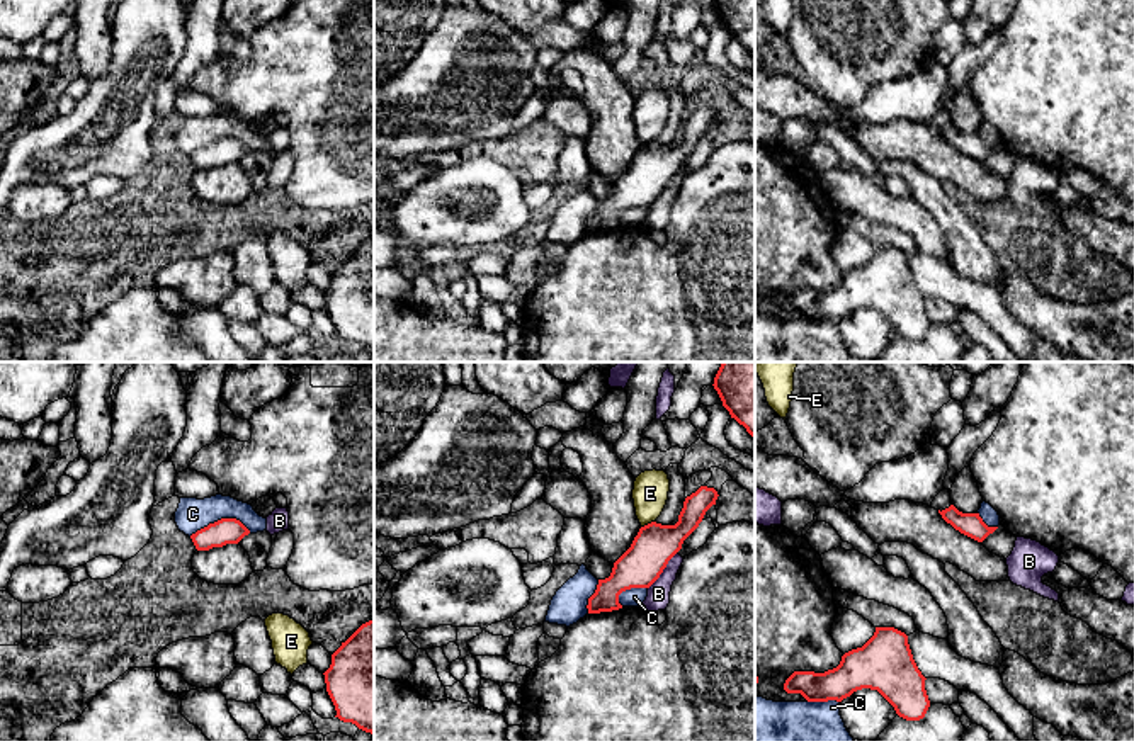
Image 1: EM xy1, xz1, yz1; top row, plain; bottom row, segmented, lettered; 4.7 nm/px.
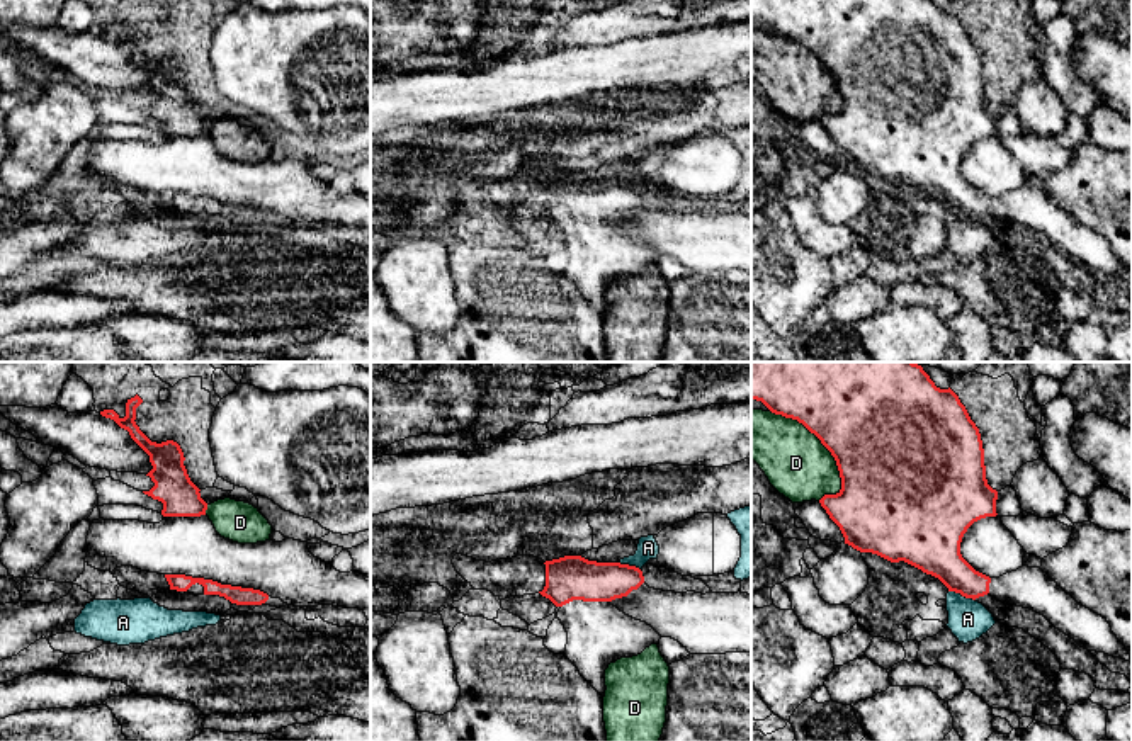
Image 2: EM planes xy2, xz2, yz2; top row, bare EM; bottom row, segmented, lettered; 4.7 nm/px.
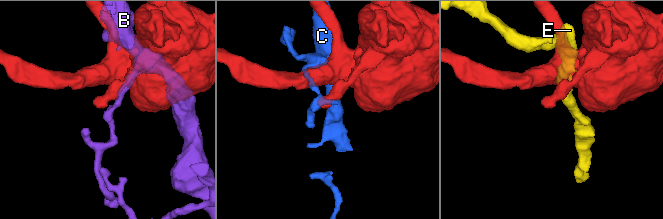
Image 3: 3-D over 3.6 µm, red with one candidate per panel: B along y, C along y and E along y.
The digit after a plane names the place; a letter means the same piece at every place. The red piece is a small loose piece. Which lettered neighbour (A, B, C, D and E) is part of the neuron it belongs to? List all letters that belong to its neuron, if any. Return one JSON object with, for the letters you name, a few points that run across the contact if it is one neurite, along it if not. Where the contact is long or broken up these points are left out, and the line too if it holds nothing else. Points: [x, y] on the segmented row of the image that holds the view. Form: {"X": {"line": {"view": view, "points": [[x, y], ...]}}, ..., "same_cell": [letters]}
{"same_cell": []}

